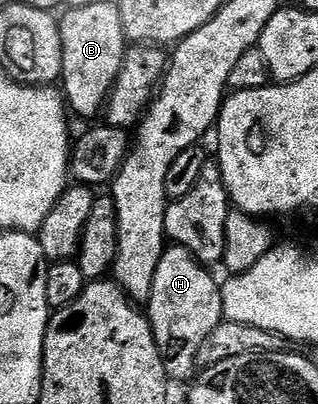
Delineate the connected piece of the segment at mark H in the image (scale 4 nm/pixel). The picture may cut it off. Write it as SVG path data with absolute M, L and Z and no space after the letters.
M176 243L170 244L163 259L159 259L155 283L151 283L147 316L170 382L194 380L203 343L224 318L222 286L209 273L212 272L197 260L196 255Z

